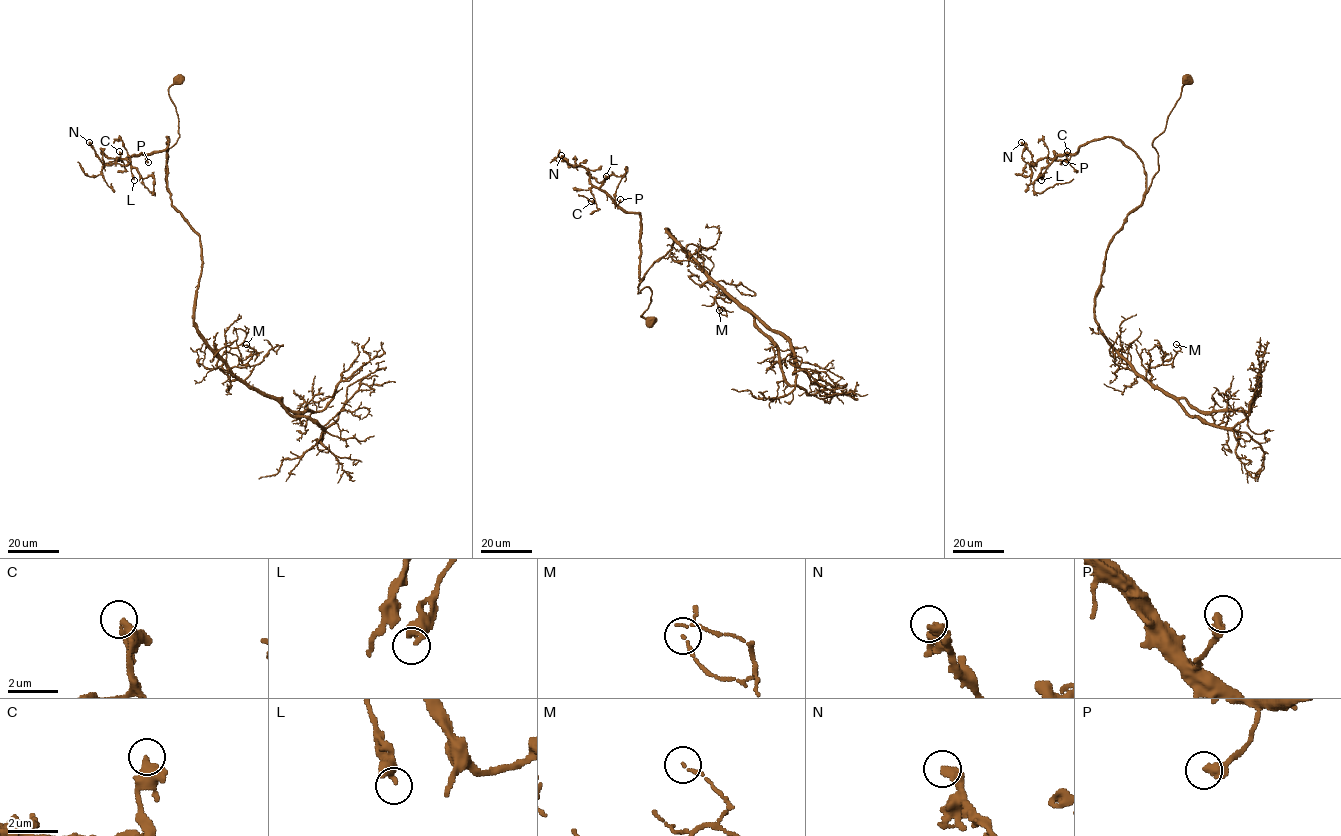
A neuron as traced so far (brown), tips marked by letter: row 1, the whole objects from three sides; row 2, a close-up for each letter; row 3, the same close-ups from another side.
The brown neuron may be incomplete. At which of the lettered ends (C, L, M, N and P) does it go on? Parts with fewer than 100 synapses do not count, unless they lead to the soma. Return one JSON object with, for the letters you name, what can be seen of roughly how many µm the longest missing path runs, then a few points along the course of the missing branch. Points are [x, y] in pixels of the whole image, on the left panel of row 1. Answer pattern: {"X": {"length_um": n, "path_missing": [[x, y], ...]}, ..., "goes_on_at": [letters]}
{"goes_on_at": []}

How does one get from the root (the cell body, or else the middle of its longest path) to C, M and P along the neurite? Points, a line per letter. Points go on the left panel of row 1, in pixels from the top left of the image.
C: (198, 287), (200, 238), (171, 203), (168, 138), (168, 146), (162, 150), (121, 160), (119, 151)
M: (198, 287), (194, 322), (235, 377), (231, 380), (229, 371), (244, 367), (253, 354), (246, 344)
P: (198, 287), (202, 270), (200, 238), (171, 203), (167, 180), (167, 137), (168, 146), (146, 155), (148, 162)

